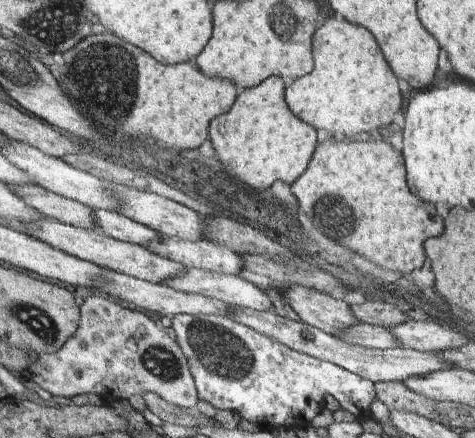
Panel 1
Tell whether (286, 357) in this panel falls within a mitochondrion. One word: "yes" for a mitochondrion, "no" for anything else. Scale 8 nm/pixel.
no

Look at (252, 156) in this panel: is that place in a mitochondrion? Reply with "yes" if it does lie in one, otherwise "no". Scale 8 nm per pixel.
no

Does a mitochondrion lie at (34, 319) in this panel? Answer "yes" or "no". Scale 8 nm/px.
yes

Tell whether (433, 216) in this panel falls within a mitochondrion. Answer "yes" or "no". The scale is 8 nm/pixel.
no

